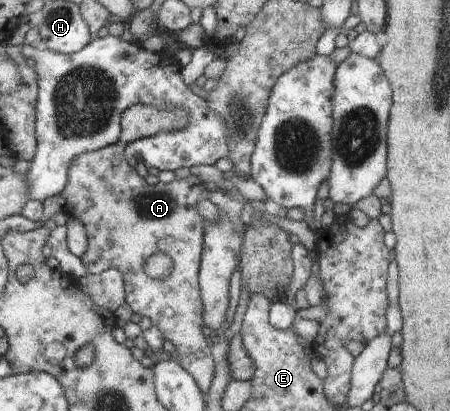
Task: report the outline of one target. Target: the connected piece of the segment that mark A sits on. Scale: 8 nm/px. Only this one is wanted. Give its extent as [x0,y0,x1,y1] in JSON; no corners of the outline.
[64,104,216,395]

